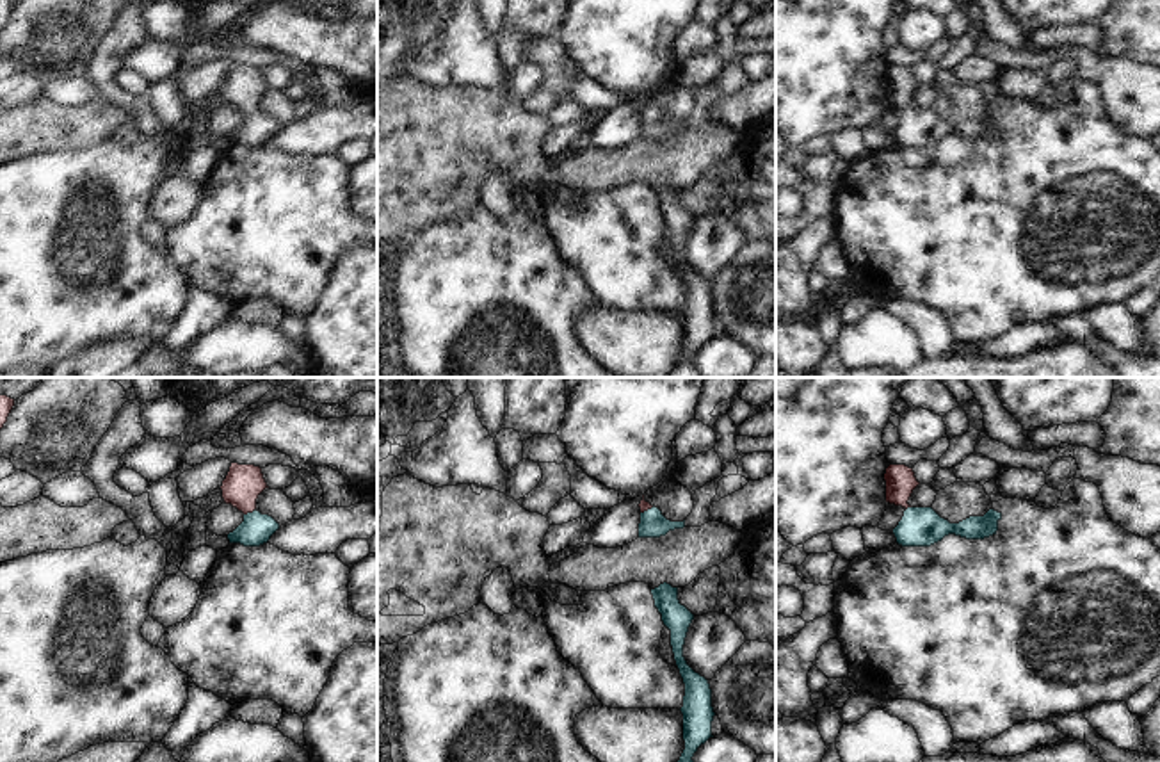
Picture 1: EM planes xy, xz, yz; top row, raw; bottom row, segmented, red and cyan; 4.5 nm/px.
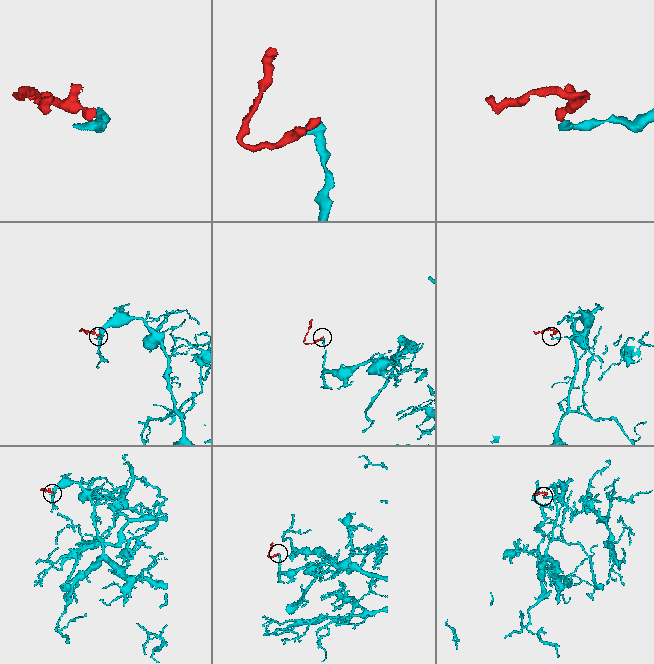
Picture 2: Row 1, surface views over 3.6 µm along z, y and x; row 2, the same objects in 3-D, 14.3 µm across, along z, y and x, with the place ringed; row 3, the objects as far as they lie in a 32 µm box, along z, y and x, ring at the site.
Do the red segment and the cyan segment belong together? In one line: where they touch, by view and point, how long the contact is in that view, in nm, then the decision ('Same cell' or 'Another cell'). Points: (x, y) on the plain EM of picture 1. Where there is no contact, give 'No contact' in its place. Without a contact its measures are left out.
Touches red at xy (249, 113). Shared border 70 nm. Same cell.

